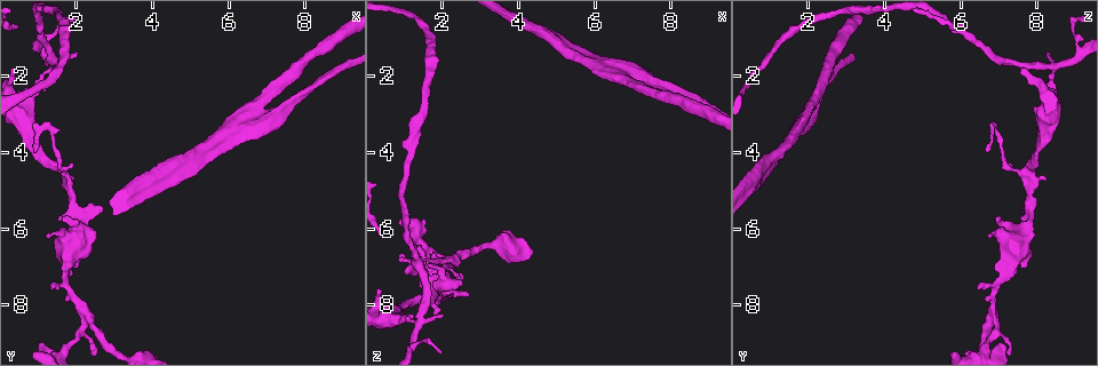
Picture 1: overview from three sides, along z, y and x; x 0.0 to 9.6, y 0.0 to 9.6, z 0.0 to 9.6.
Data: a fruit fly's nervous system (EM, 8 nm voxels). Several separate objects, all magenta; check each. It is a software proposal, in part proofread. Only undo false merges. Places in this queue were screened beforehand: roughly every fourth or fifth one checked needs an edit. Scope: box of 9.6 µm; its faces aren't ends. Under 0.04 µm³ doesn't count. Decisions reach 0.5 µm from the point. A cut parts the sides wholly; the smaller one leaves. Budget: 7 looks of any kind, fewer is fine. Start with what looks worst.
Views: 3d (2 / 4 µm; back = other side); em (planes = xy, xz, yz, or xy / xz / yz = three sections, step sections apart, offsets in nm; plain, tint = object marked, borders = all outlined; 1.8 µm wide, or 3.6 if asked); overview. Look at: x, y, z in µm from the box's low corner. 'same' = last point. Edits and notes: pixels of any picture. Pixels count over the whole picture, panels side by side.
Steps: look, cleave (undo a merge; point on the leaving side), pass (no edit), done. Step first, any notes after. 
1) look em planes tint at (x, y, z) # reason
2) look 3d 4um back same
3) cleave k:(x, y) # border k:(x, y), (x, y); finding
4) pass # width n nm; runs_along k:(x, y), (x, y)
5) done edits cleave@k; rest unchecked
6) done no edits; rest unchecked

look 3d 4um at (6.85, 3.30, 1.80) # calibre changes

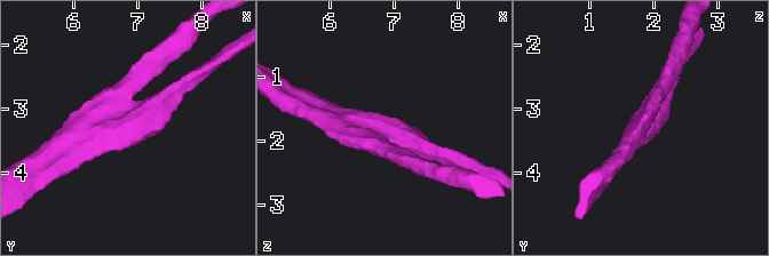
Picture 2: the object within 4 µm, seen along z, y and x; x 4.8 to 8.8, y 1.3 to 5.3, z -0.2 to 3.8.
look em planes tint at (6.85, 3.35, 1.80) # now the EM

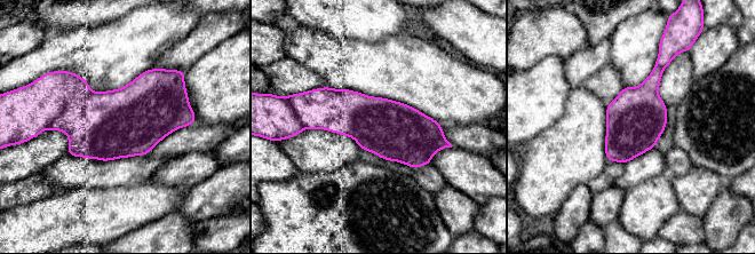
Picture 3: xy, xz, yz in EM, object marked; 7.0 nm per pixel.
cleave 3:(94, 124) # border 3:(89, 92), (71, 98), (46, 128); a second neuron is stuck on

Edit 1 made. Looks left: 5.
look 3d 4um at (1.35, 1.75, 8.45) # thick turns thin

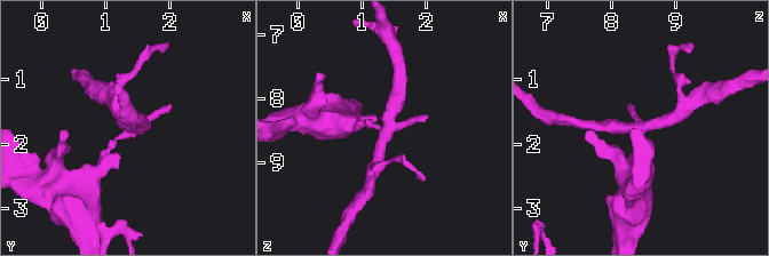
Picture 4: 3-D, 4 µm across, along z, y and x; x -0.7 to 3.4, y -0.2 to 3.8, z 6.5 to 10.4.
look em yz step 16 tint at (1.35, 1.80, 8.45) # shape alone is not enough

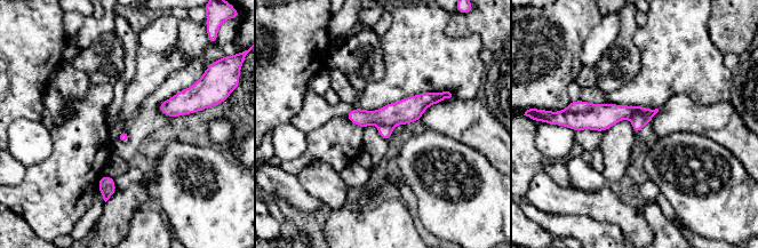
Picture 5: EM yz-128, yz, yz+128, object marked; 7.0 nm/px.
look em planes tint same

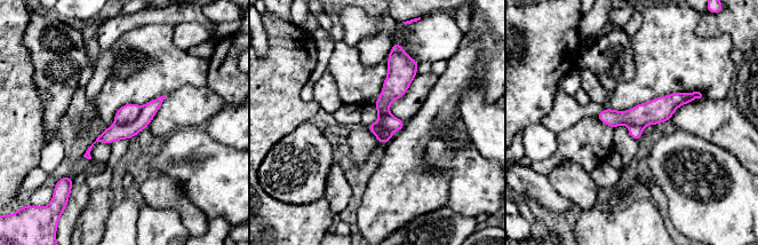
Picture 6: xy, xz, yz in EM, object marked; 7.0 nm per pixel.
cleave 6:(127, 113) # part_leaving 6:(694, 95), (649, 113), (600, 116); two neurons meet here

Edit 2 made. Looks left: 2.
done edits cleave@3, cleave@6; rest unchecked

